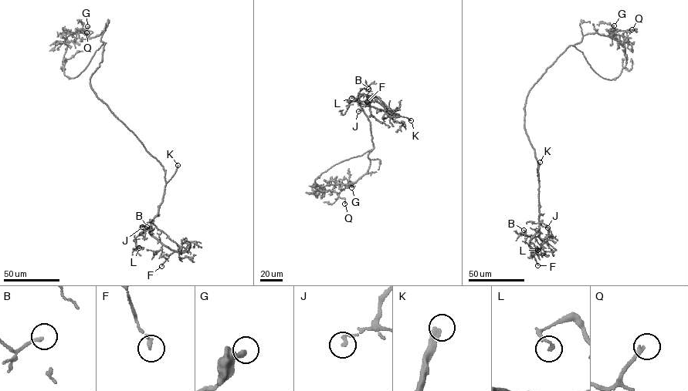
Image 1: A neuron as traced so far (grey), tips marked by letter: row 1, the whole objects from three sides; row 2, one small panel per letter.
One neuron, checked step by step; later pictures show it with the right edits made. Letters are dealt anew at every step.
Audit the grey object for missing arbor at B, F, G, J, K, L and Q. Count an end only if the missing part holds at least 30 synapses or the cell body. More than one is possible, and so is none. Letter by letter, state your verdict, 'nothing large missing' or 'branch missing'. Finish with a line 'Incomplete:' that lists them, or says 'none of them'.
B: nothing large missing
F: nothing large missing
G: nothing large missing
J: nothing large missing
K: branch missing
L: nothing large missing
Q: nothing large missing
Incomplete: K

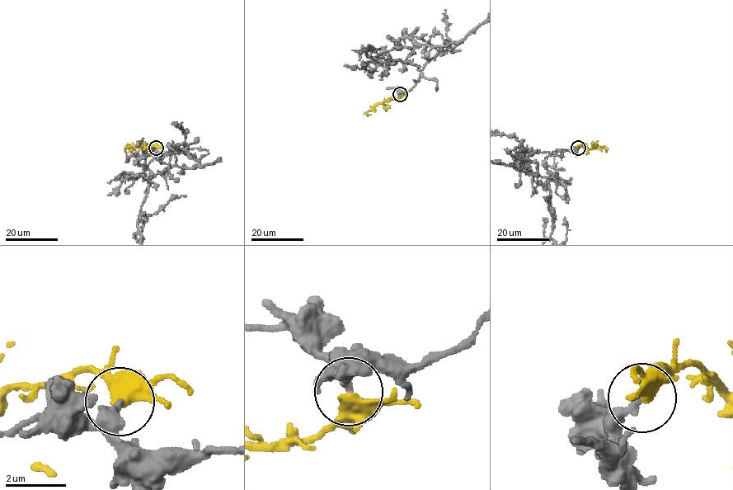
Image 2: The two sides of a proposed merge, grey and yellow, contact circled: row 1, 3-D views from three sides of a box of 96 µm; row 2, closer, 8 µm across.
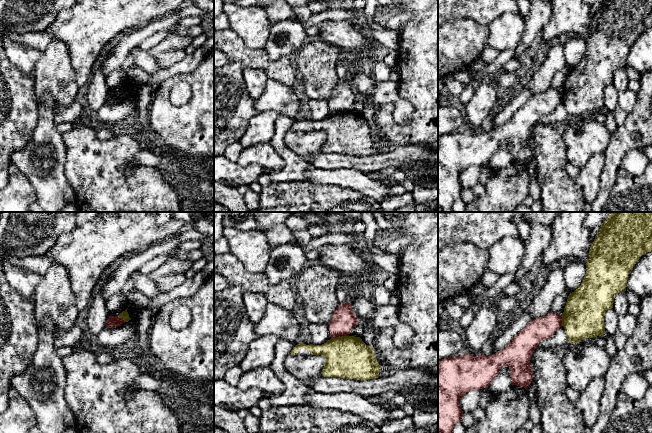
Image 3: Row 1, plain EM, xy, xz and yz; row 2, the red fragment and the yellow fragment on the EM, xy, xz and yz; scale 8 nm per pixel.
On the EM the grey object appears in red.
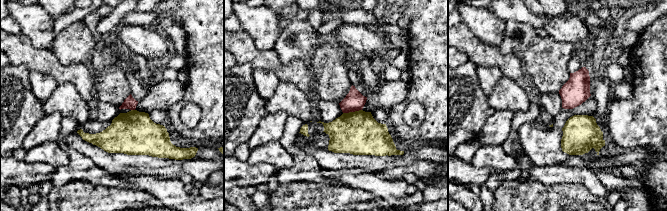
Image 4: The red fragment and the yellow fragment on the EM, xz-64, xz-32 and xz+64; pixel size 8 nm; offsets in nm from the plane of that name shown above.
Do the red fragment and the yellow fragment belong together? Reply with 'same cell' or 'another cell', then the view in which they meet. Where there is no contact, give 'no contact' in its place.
another cell; meets red in xz

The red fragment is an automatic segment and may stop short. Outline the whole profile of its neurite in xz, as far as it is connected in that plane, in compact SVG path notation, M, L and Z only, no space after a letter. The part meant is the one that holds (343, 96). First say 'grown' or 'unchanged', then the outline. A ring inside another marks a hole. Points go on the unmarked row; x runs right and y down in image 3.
unchanged; M340 79L329 98L331 114L349 112L352 105L359 99L350 79Z

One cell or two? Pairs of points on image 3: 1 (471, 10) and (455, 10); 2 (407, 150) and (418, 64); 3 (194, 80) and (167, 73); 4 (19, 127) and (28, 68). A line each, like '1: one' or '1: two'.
1: one
2: two
3: two
4: two

